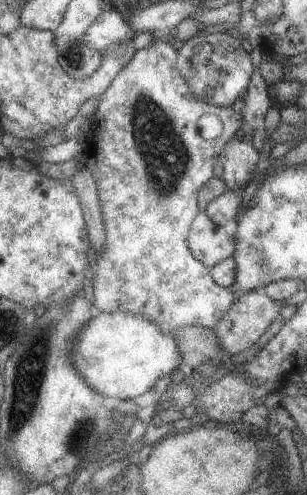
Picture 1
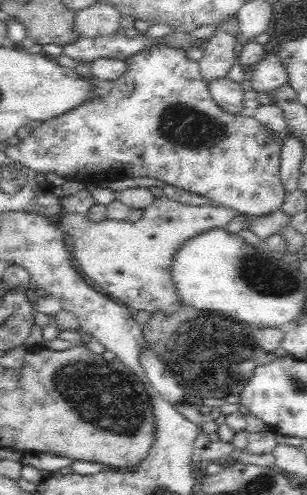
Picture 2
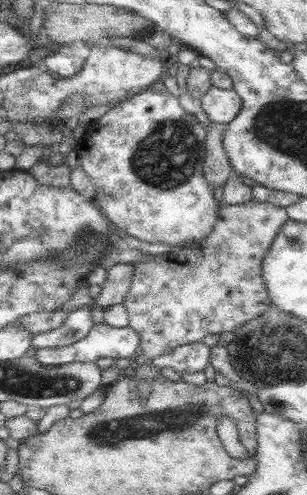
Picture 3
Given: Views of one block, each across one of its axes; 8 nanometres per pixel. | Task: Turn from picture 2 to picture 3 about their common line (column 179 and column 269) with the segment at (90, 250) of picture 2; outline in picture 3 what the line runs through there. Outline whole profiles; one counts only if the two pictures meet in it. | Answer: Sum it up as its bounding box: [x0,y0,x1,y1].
[123,202,287,360]

